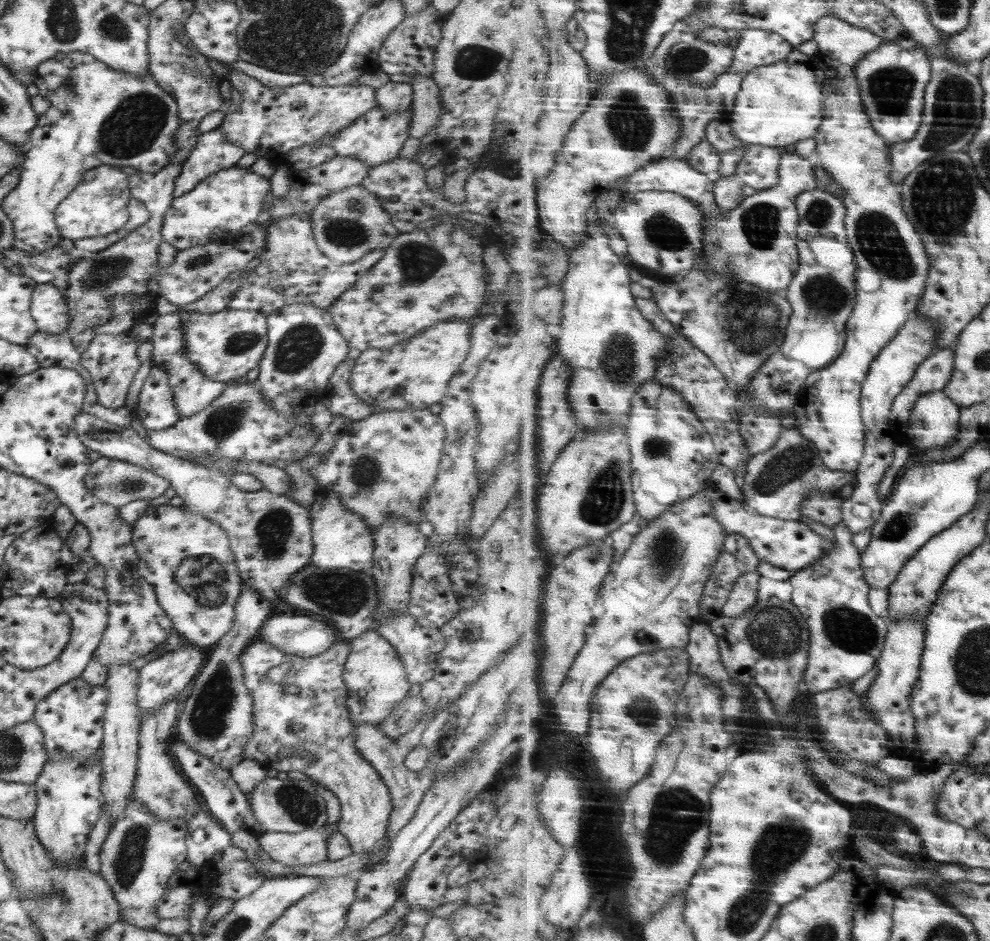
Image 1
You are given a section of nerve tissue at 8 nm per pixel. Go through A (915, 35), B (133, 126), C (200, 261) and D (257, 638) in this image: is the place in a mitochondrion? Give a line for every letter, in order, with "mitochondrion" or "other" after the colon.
A: other
B: mitochondrion
C: mitochondrion
D: other

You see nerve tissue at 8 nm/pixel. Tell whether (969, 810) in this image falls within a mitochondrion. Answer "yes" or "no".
no

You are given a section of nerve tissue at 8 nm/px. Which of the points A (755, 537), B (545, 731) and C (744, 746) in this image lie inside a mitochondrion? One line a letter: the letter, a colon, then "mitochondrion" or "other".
A: other
B: other
C: other

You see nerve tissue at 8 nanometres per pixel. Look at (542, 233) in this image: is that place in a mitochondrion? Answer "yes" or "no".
no

